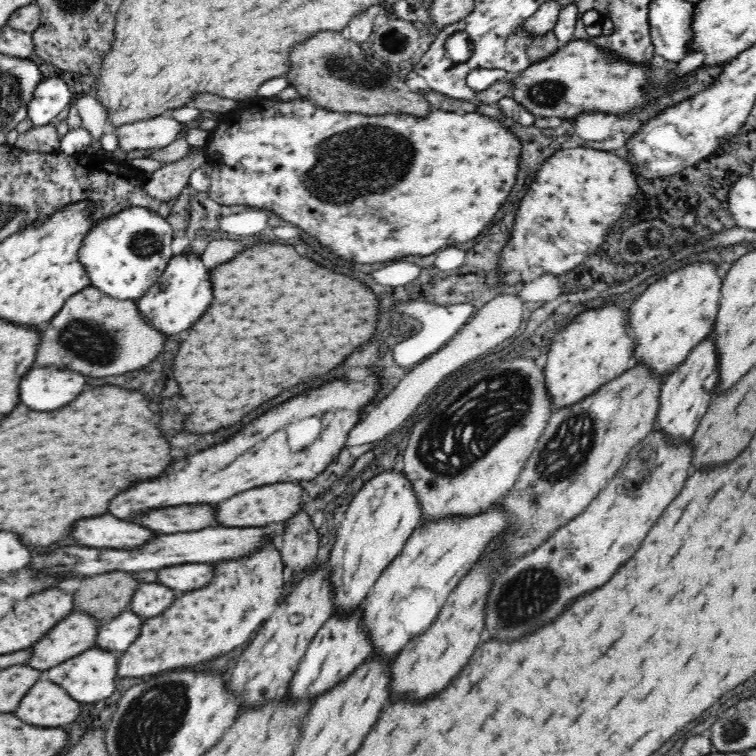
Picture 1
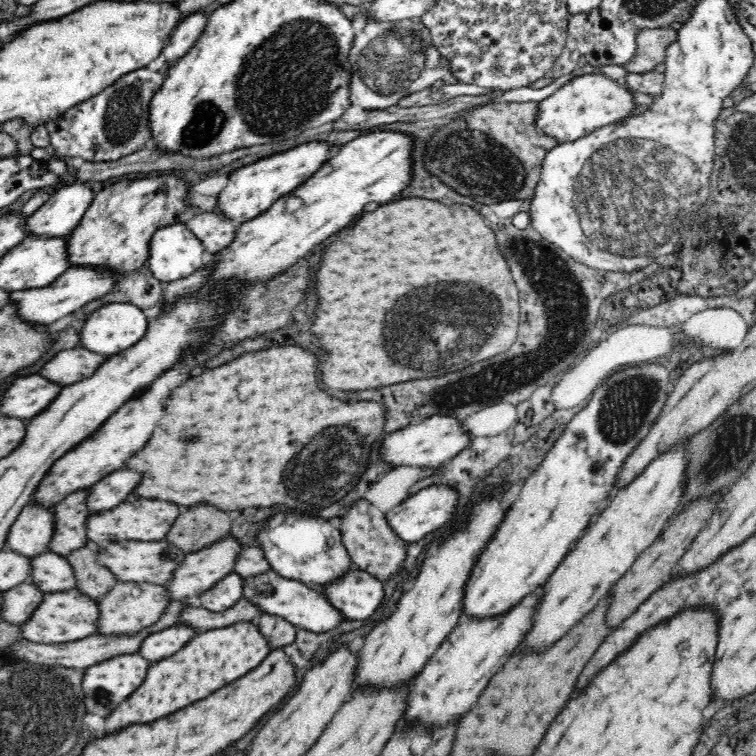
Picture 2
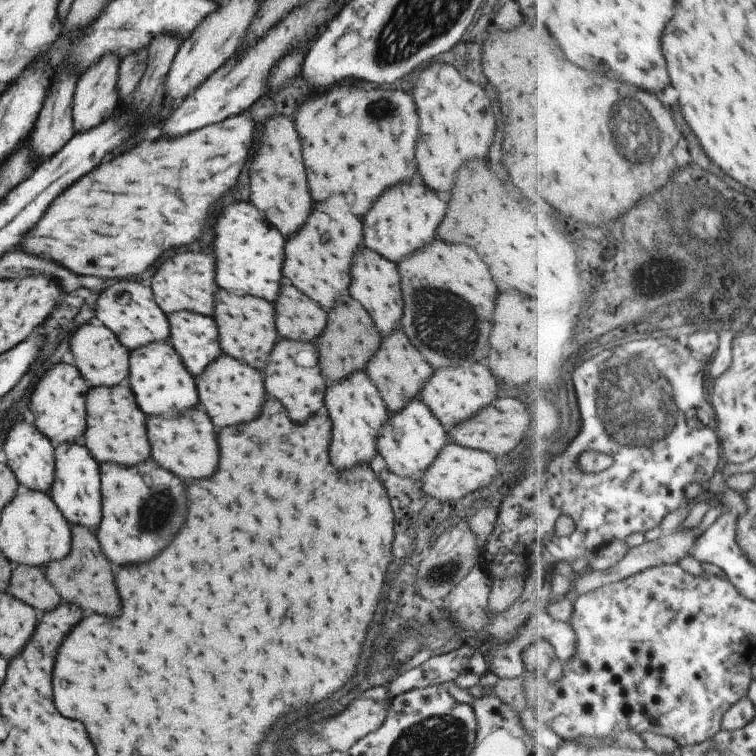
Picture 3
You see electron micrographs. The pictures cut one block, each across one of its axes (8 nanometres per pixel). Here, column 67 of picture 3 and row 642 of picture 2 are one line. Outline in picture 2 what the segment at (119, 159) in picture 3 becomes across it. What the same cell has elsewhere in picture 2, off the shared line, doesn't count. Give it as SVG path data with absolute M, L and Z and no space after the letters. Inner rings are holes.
M240 622L194 636L180 652L148 668L144 684L106 718L104 732L114 734L132 724L146 724L164 718L200 698L206 698L208 694L256 668L270 652L268 641L252 622Z

